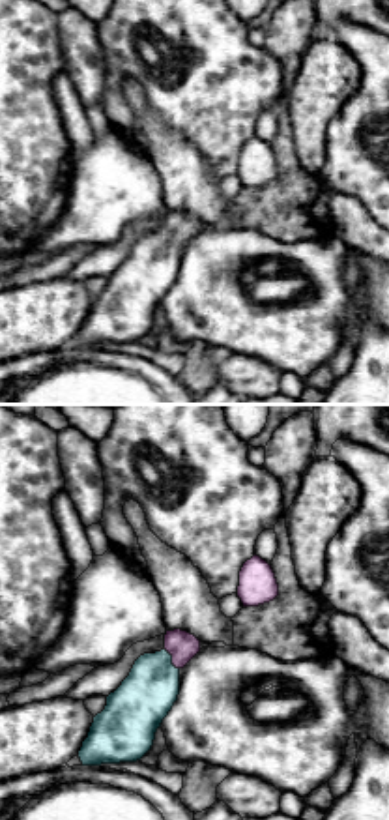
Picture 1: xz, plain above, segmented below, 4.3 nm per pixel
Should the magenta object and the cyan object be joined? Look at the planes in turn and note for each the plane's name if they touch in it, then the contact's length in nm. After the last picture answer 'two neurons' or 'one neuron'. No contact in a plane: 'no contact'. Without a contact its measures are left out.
meets magenta in xz; contact 110 nm long

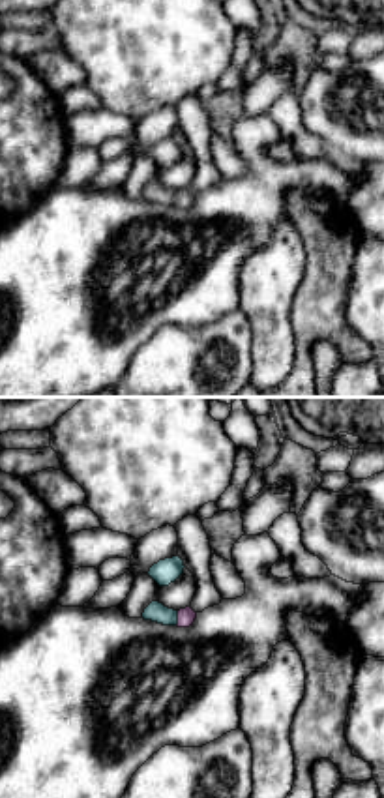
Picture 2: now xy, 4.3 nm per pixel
meets magenta in xy; contact 70 nm long

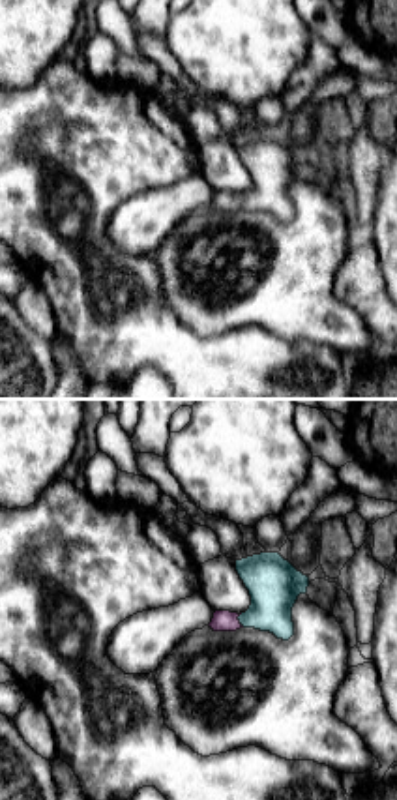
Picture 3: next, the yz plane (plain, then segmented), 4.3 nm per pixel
meets magenta in yz; contact 70 nm long

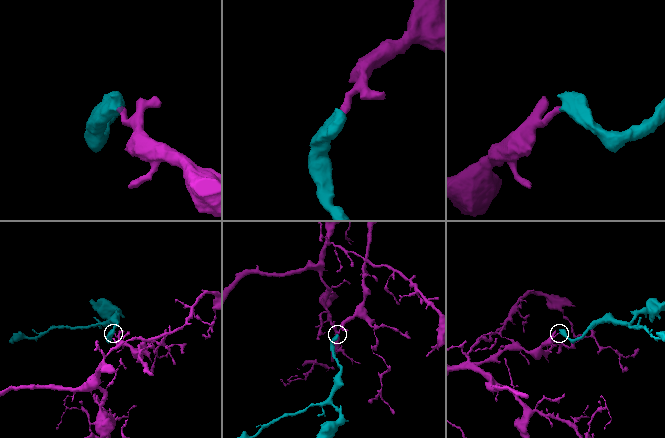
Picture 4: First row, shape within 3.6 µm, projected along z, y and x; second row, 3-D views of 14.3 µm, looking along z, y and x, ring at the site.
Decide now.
one neuron

